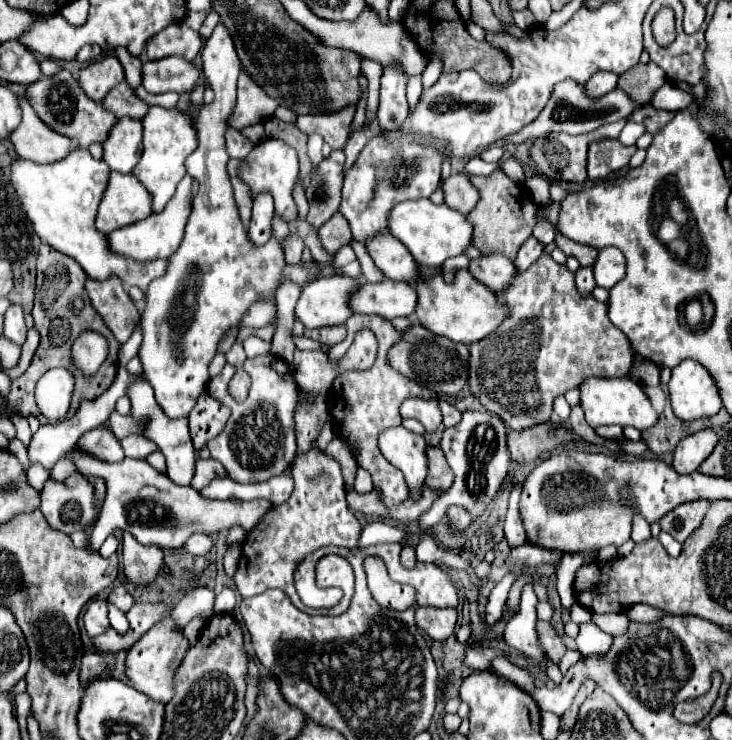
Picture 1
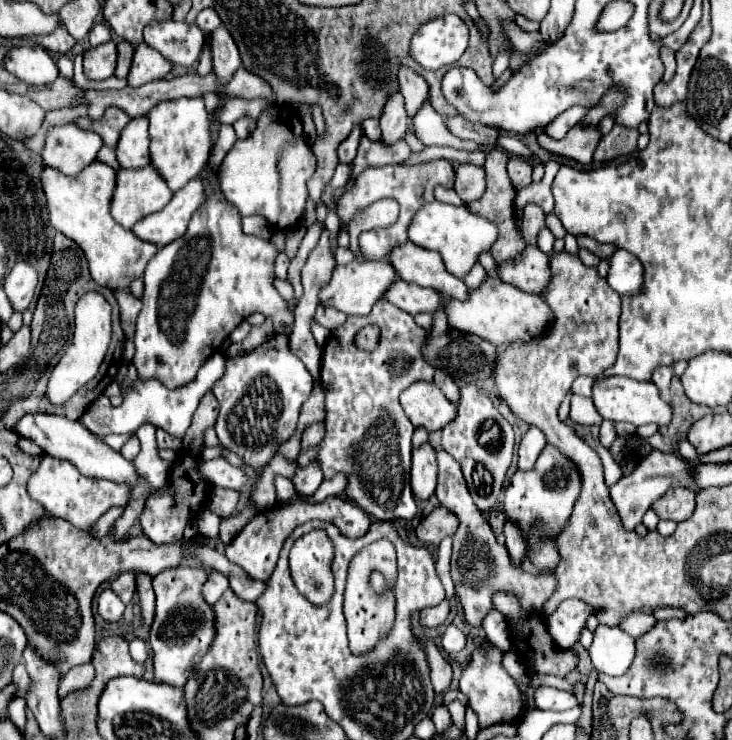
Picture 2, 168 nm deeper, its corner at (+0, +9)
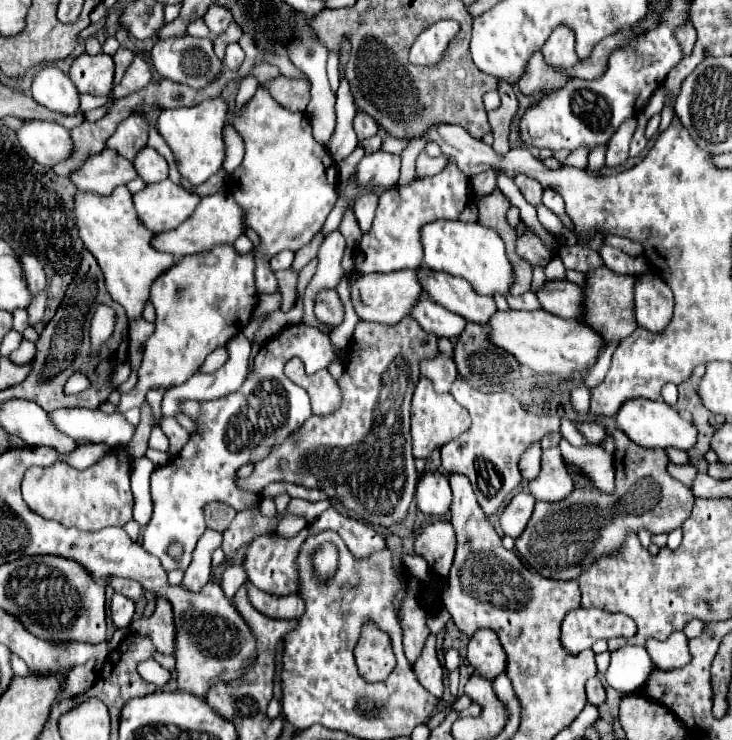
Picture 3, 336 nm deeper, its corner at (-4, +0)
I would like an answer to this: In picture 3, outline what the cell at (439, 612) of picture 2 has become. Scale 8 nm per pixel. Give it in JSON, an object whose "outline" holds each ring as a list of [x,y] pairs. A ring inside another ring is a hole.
{"outline":[[[406,593],[406,599],[402,601],[400,623],[404,629],[406,659],[414,665],[422,653],[426,637],[430,635],[430,629],[426,627],[426,611],[422,611],[422,607],[416,603],[414,595],[410,595],[410,593]]]}

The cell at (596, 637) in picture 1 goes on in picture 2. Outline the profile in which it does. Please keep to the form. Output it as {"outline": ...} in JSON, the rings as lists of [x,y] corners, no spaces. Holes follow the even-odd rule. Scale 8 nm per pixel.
{"outline":[[[598,626],[594,632],[594,642],[590,646],[590,658],[598,672],[608,676],[622,676],[636,654],[634,638],[620,628]]]}

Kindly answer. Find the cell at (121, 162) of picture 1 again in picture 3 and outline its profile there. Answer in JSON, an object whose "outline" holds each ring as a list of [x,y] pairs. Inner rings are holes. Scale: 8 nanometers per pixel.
{"outline":[[[142,147],[134,159],[134,169],[144,179],[144,183],[158,183],[168,177],[168,163],[166,159],[152,147]]]}

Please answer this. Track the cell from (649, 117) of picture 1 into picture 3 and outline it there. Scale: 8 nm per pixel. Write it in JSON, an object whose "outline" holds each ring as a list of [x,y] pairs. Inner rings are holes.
{"outline":[[[594,147],[594,151],[590,151],[590,159],[588,159],[590,173],[598,173],[598,169],[604,167],[604,153],[606,153],[606,149],[598,149],[598,147]]]}

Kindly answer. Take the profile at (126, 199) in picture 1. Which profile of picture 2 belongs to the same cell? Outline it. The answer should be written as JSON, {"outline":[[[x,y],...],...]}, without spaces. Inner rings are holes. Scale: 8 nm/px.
{"outline":[[[144,166],[144,168],[134,168],[134,170],[120,168],[118,174],[116,174],[112,218],[120,226],[124,226],[126,230],[132,230],[132,226],[138,220],[142,220],[148,214],[154,214],[154,212],[162,210],[170,200],[172,200],[172,190],[166,186],[166,180],[158,174],[158,170],[154,166]]]}

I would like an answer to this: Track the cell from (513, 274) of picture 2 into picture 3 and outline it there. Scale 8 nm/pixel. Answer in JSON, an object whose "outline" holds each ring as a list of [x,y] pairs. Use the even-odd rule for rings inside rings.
{"outline":[[[546,279],[546,283],[534,291],[540,307],[562,319],[582,317],[582,289],[566,279]]]}

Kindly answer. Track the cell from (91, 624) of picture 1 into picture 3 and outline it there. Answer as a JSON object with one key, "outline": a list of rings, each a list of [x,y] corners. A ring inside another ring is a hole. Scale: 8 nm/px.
{"outline":[[[114,593],[112,603],[110,603],[110,617],[116,627],[128,627],[130,619],[134,615],[134,601],[130,601],[124,595]]]}

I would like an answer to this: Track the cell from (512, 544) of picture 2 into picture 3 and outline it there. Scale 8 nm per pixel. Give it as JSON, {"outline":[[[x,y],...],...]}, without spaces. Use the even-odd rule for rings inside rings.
{"outline":[[[520,491],[518,495],[514,495],[514,499],[508,503],[508,507],[504,509],[502,517],[500,517],[500,525],[502,531],[510,537],[518,537],[522,535],[522,531],[526,529],[526,523],[530,521],[530,515],[534,511],[534,497]]]}

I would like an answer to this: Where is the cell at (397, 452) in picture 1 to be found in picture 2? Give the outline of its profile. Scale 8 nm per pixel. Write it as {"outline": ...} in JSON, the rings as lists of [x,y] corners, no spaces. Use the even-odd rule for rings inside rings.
{"outline":[[[422,444],[412,452],[412,492],[418,500],[428,500],[438,484],[436,452],[430,444]]]}

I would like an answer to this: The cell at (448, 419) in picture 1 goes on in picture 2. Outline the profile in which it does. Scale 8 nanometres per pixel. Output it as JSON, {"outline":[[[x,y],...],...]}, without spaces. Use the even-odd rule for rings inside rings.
{"outline":[[[436,370],[434,382],[436,382],[436,386],[446,394],[446,398],[450,398],[450,402],[458,404],[458,386],[454,384],[454,380],[452,380],[450,376],[446,376],[444,370]]]}

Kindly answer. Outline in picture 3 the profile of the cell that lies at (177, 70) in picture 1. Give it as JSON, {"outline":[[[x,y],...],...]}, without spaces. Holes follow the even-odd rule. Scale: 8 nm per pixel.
{"outline":[[[136,55],[132,65],[126,71],[122,83],[114,85],[112,93],[114,93],[116,99],[120,99],[120,97],[126,97],[126,95],[130,95],[134,91],[144,89],[150,81],[152,81],[152,67],[150,67],[150,63],[146,59],[142,59],[140,55]]]}

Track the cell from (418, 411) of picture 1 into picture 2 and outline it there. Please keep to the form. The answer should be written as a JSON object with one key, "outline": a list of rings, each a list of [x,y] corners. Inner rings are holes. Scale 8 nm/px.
{"outline":[[[414,382],[414,386],[406,388],[402,394],[400,394],[400,402],[402,402],[402,408],[406,412],[406,416],[410,418],[410,422],[416,426],[416,428],[426,428],[428,432],[434,432],[434,430],[442,430],[448,422],[452,422],[458,414],[458,408],[442,394],[442,390],[434,384],[434,382]]]}

